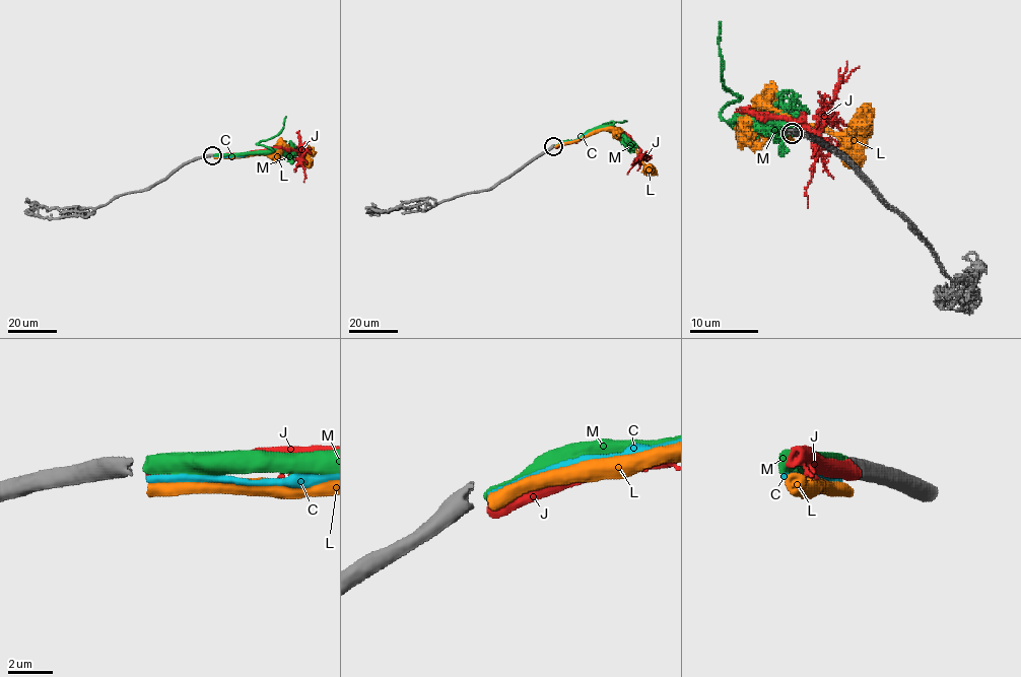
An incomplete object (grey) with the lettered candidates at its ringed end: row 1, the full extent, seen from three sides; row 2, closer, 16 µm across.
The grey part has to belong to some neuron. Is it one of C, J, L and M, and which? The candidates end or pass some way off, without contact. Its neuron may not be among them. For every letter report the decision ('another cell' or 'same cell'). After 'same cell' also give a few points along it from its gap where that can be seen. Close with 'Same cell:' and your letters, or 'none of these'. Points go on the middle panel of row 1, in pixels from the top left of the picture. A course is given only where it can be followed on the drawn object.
C: another cell
J: another cell
L: another cell
M: same cell; course (555, 146), (611, 125), (613, 122), (610, 121), (599, 127), (627, 121)
Same cell: M

